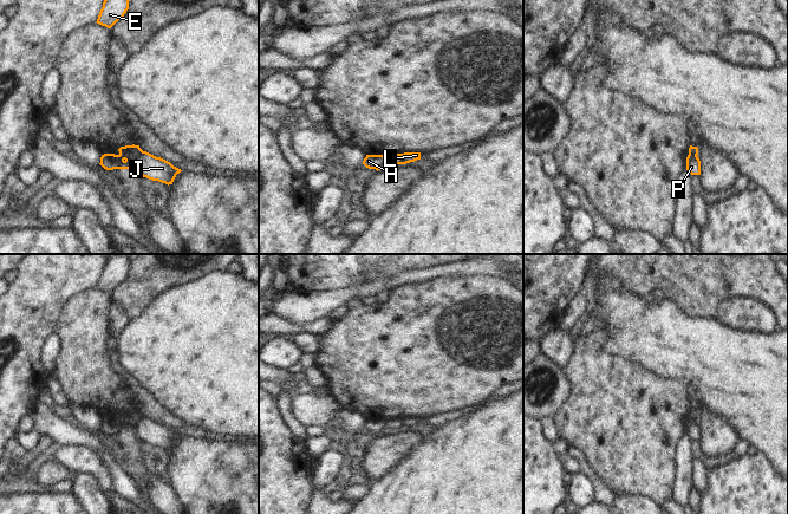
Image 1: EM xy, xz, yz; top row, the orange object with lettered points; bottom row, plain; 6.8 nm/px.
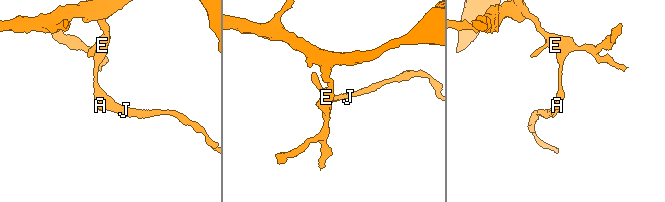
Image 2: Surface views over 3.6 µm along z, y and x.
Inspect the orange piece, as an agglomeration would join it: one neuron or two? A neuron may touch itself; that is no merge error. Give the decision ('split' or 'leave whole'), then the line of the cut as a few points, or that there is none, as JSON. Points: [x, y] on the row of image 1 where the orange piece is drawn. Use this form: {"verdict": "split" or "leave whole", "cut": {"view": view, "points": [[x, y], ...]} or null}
{"verdict": "split", "cut": {"view": "xy", "points": [[142, 150], [131, 161], [125, 161]]}}

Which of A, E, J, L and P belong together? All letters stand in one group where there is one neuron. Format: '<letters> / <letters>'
A J L P / E

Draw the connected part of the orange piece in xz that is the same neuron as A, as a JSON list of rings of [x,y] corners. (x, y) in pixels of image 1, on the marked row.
[[[366,155],[363,164],[369,169],[382,170],[389,168],[385,163],[385,156],[383,155]]]

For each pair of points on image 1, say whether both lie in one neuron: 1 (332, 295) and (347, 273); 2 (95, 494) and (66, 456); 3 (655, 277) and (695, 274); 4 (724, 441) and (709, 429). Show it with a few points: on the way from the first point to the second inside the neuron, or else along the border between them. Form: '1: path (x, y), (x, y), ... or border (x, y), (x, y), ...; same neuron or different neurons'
1: border (364, 284), (351, 284), (337, 288), (310, 292); different neurons
2: border (70, 470), (90, 473), (102, 487); different neurons
3: path (664, 274), (685, 274); same neuron
4: path (721, 437), (712, 429); same neuron

